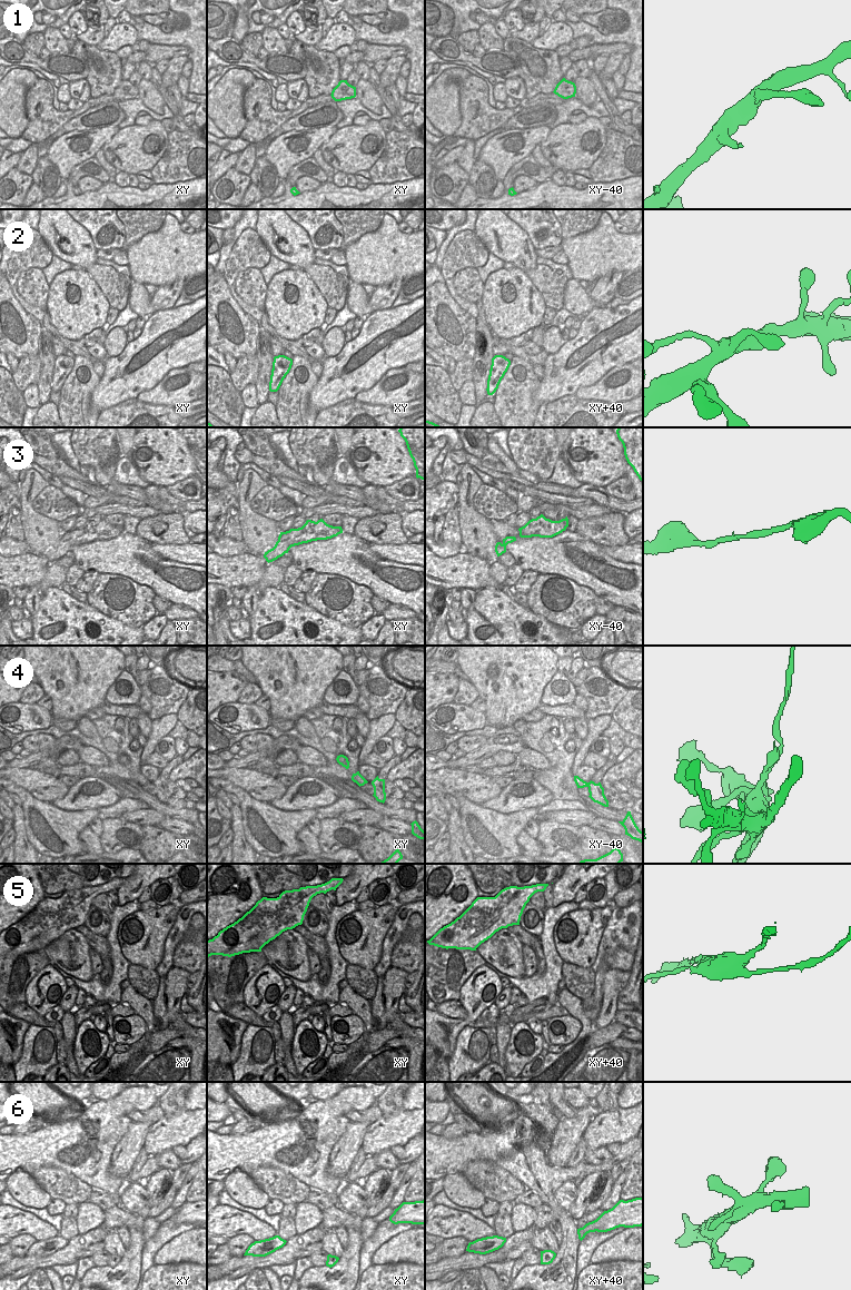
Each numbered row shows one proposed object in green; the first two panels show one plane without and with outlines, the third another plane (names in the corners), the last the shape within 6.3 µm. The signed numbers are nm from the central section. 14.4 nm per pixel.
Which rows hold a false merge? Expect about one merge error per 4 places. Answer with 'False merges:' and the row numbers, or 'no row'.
False merges: 1, 4, 5.

